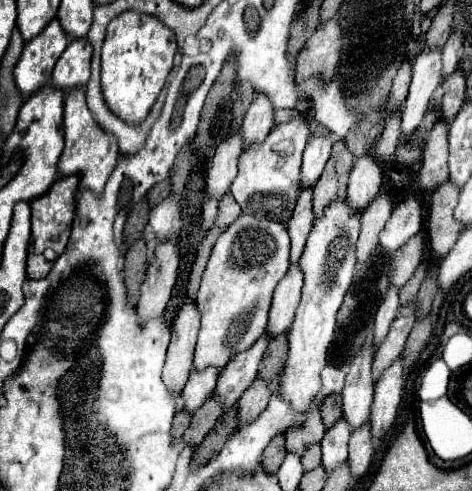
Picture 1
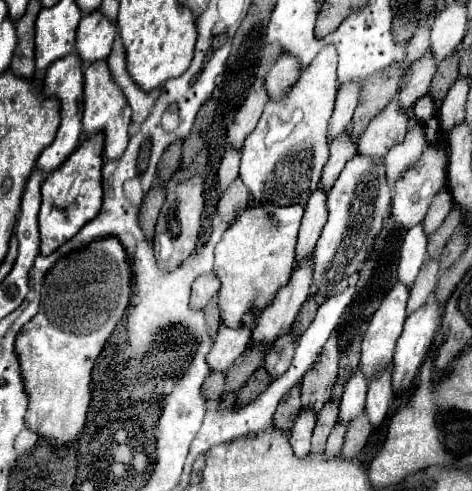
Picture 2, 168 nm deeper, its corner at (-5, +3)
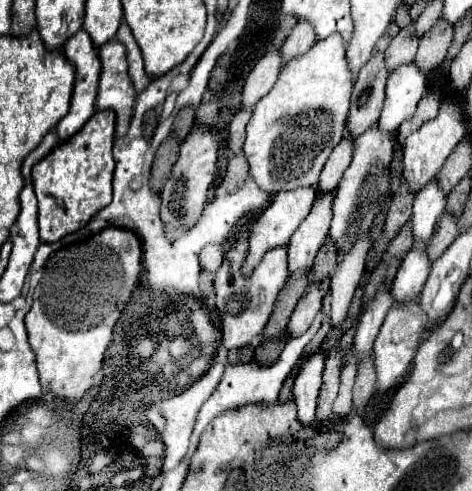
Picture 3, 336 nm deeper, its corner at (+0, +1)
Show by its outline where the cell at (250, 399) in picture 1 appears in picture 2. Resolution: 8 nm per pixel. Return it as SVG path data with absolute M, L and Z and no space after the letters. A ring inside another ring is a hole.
M284 334L266 352L264 368L270 378L278 378L278 376L282 376L282 372L286 372L286 368L292 362L292 356L294 356L294 346L296 346L296 340L290 334Z

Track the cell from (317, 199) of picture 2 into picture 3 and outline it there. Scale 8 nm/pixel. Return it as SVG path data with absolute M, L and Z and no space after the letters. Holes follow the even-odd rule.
M343 138L337 148L333 150L333 154L329 156L323 172L321 172L321 180L319 180L319 192L323 190L333 190L337 186L337 182L341 180L341 174L345 172L345 168L349 166L349 160L353 158L353 146L355 142L349 142L349 138Z

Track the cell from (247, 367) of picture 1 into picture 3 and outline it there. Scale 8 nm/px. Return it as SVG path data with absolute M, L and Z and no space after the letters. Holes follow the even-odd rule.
M333 190L319 194L311 212L301 222L301 226L295 230L295 234L289 242L289 272L291 274L313 266L315 254L317 254L323 238L329 232L331 202L333 202Z

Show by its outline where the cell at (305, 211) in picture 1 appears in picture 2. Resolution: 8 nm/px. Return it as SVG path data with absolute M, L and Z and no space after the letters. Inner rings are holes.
M342 134L334 140L334 144L330 144L330 160L326 162L326 168L322 168L322 180L320 180L320 188L324 192L330 192L334 180L338 178L338 174L342 172L344 164L356 154L356 144L350 144L348 136Z

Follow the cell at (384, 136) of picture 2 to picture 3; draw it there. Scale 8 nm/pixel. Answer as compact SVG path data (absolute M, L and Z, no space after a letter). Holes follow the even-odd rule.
M413 60L393 70L387 80L387 100L377 122L379 128L395 132L397 126L413 114L415 106L427 92L427 84L427 72L423 72Z

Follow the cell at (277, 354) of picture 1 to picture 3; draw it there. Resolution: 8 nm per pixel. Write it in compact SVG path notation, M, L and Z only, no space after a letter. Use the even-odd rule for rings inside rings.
M323 242L321 244L321 250L317 252L317 258L315 258L315 264L313 264L313 276L311 276L311 282L317 282L319 278L327 278L329 274L333 274L337 266L337 248L335 248L335 242Z

